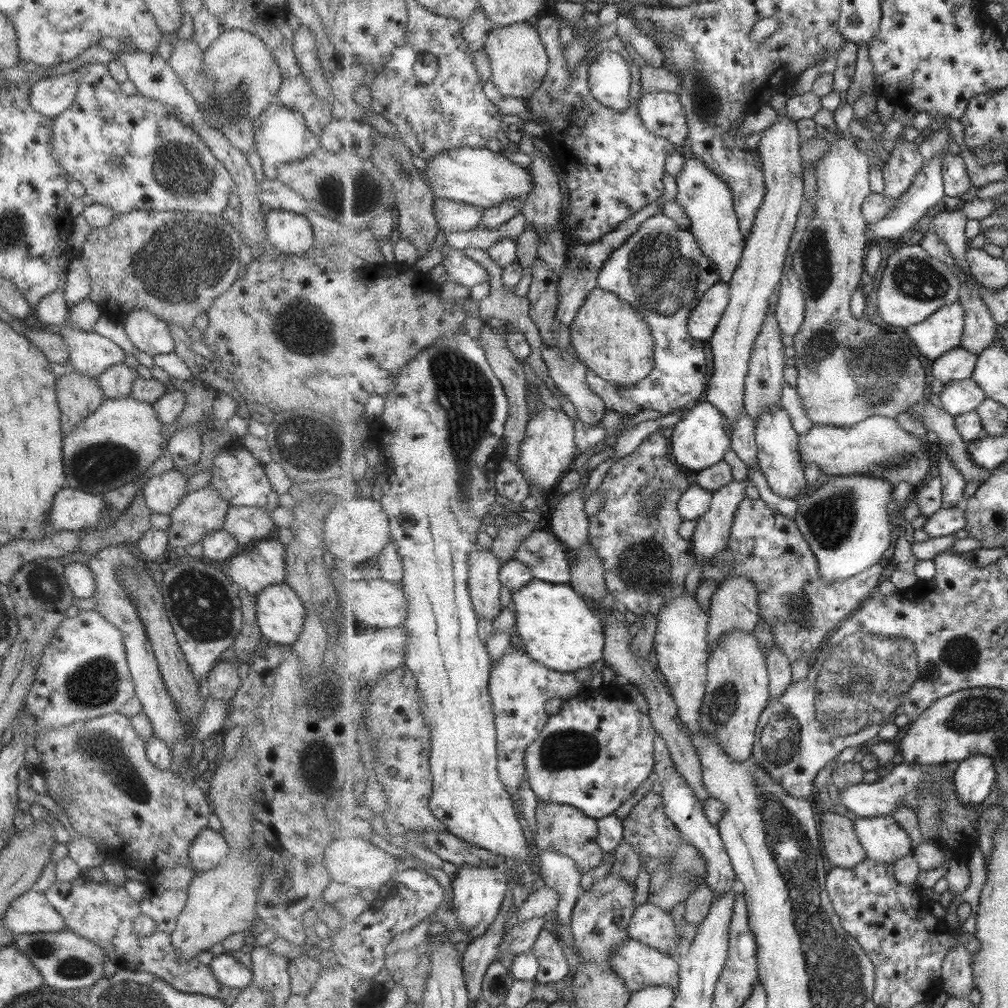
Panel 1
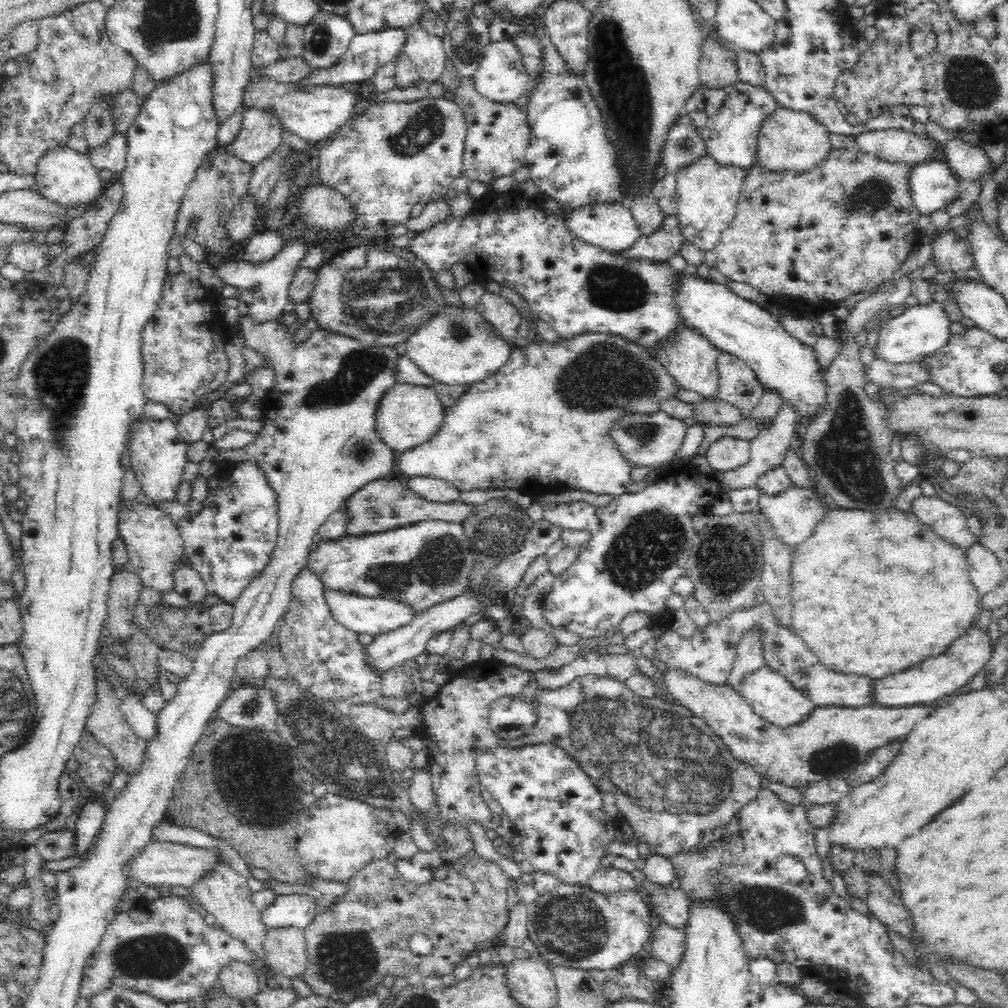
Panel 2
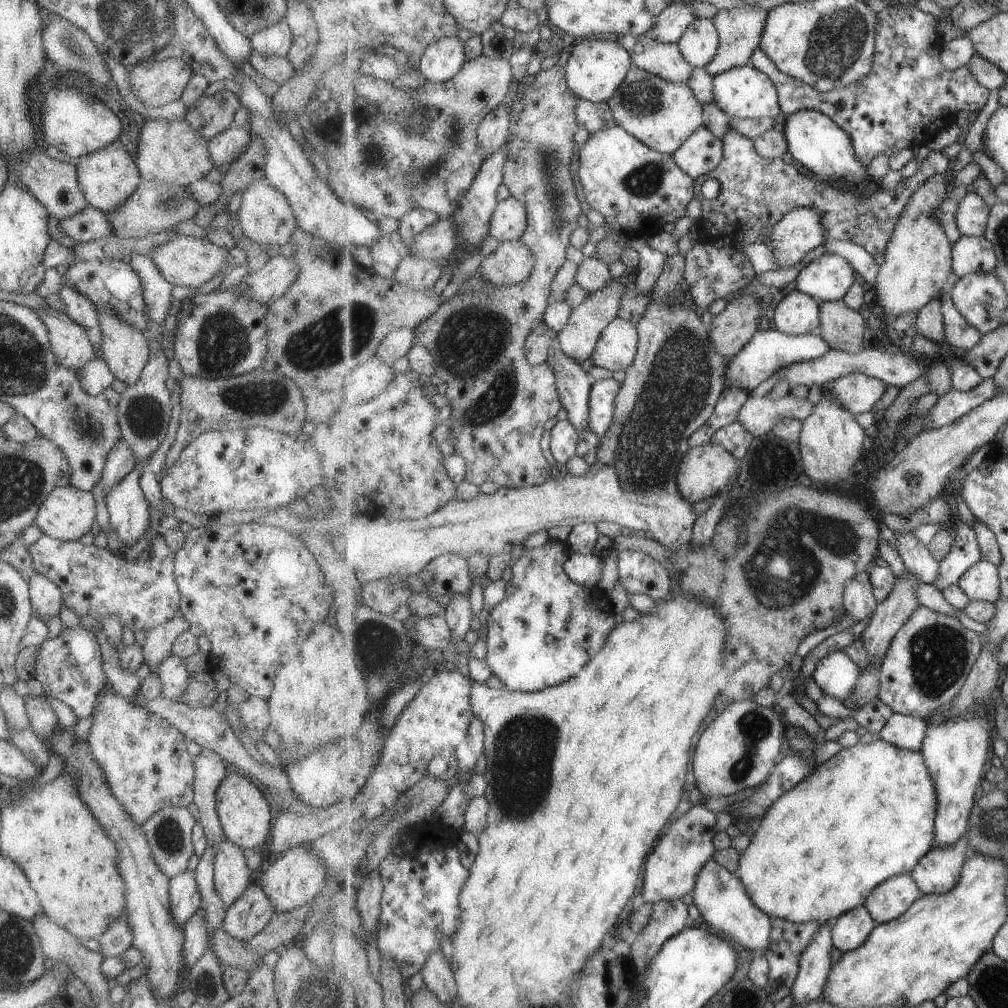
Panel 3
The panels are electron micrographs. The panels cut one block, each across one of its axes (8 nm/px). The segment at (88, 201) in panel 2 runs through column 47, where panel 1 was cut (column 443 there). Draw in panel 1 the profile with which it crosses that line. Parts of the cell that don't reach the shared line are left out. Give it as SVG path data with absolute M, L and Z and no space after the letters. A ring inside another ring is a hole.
M464 147L445 150L426 164L424 174L436 197L466 202L483 210L515 198L526 200L535 191L534 176L529 166L523 168L504 153L489 149Z

